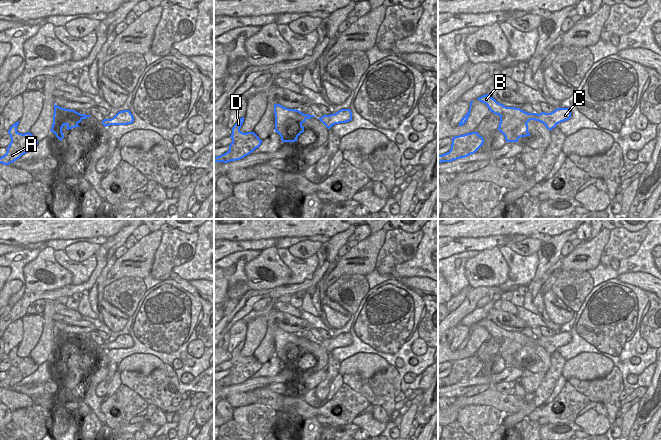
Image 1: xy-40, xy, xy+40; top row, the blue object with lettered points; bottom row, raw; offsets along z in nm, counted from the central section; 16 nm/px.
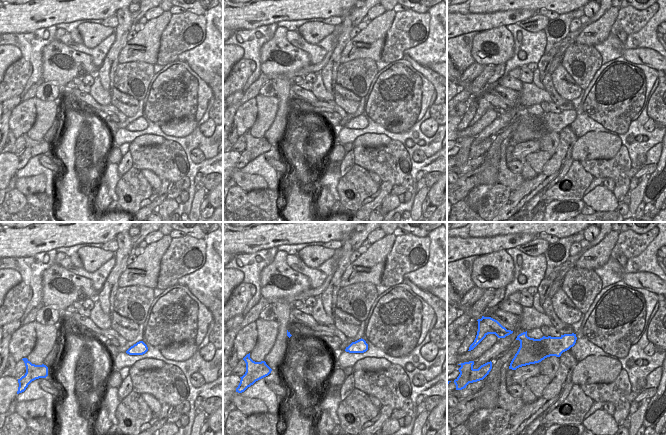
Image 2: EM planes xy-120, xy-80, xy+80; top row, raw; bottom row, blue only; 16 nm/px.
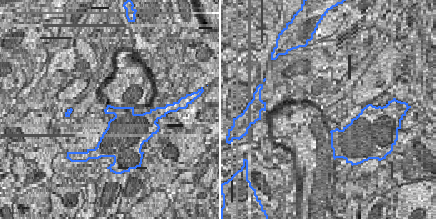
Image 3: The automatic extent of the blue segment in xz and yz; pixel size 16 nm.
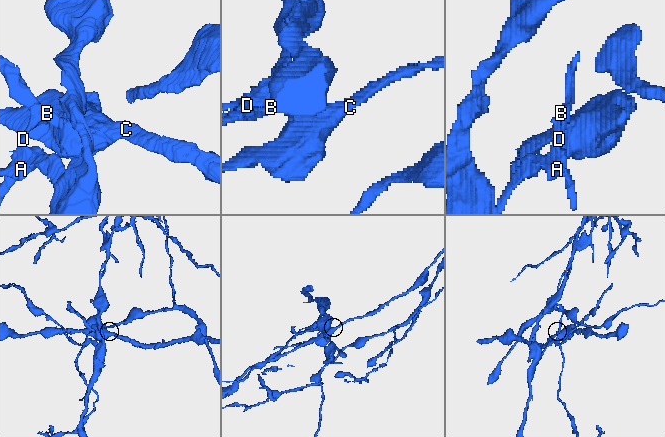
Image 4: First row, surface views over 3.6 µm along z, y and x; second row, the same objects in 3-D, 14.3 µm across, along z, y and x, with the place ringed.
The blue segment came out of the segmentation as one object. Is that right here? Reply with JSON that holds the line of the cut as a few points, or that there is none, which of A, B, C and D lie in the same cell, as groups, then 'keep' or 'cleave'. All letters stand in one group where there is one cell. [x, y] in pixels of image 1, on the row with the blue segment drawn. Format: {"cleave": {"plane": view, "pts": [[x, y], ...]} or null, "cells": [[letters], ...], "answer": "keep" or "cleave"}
{"cleave": {"plane": "xy+40", "pts": [[530, 113], [534, 116], [534, 119]]}, "cells": [["A", "B", "D"], ["C"]], "answer": "cleave"}

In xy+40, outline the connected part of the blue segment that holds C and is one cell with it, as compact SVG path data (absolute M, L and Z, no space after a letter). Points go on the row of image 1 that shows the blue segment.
M557 108L551 113L542 112L540 114L531 113L535 116L534 120L543 123L548 130L552 130L557 124L571 118L570 108Z

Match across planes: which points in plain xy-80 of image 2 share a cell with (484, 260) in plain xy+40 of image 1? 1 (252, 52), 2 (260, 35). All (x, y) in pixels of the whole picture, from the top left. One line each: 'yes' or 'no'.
1: no
2: no

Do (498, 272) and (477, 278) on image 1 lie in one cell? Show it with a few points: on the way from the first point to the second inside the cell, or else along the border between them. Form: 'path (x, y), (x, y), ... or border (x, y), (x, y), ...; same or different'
path (493, 277), (482, 279); same

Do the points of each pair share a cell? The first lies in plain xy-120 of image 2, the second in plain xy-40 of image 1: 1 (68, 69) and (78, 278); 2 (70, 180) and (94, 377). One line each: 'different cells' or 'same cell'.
1: different cells
2: different cells

